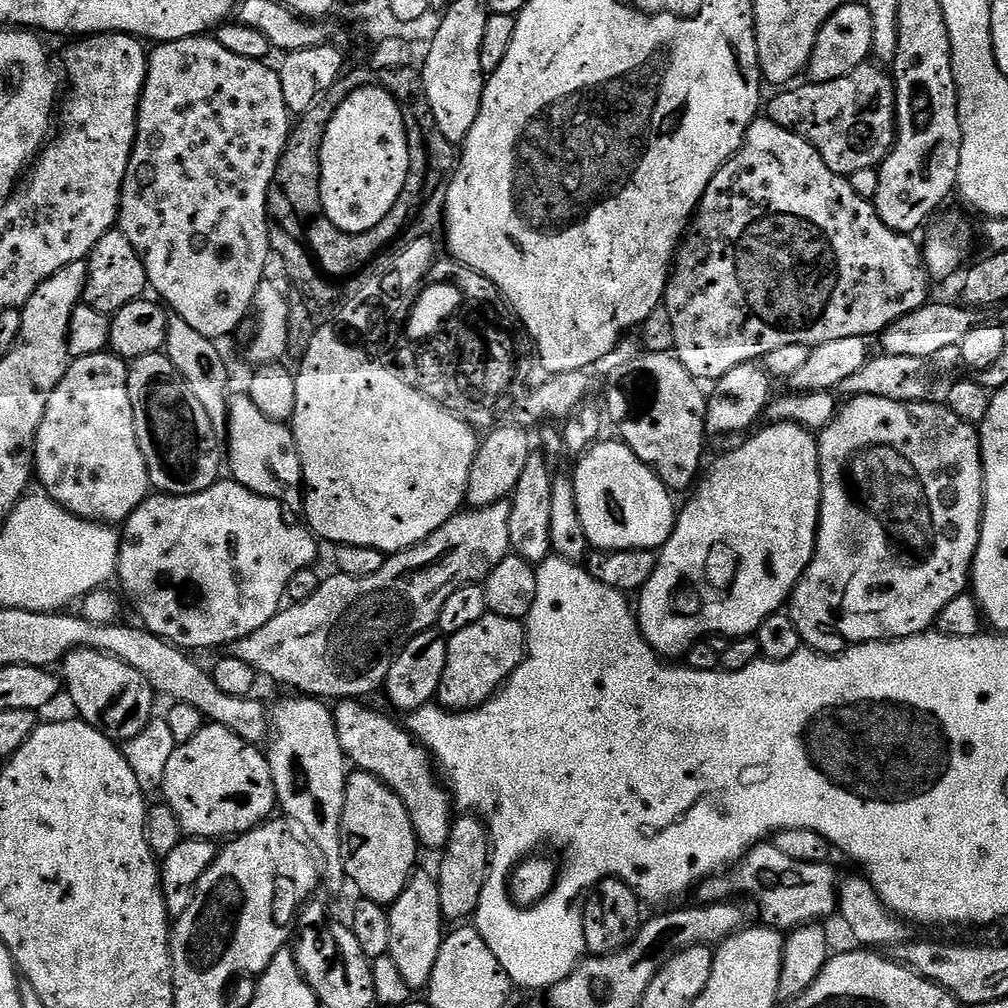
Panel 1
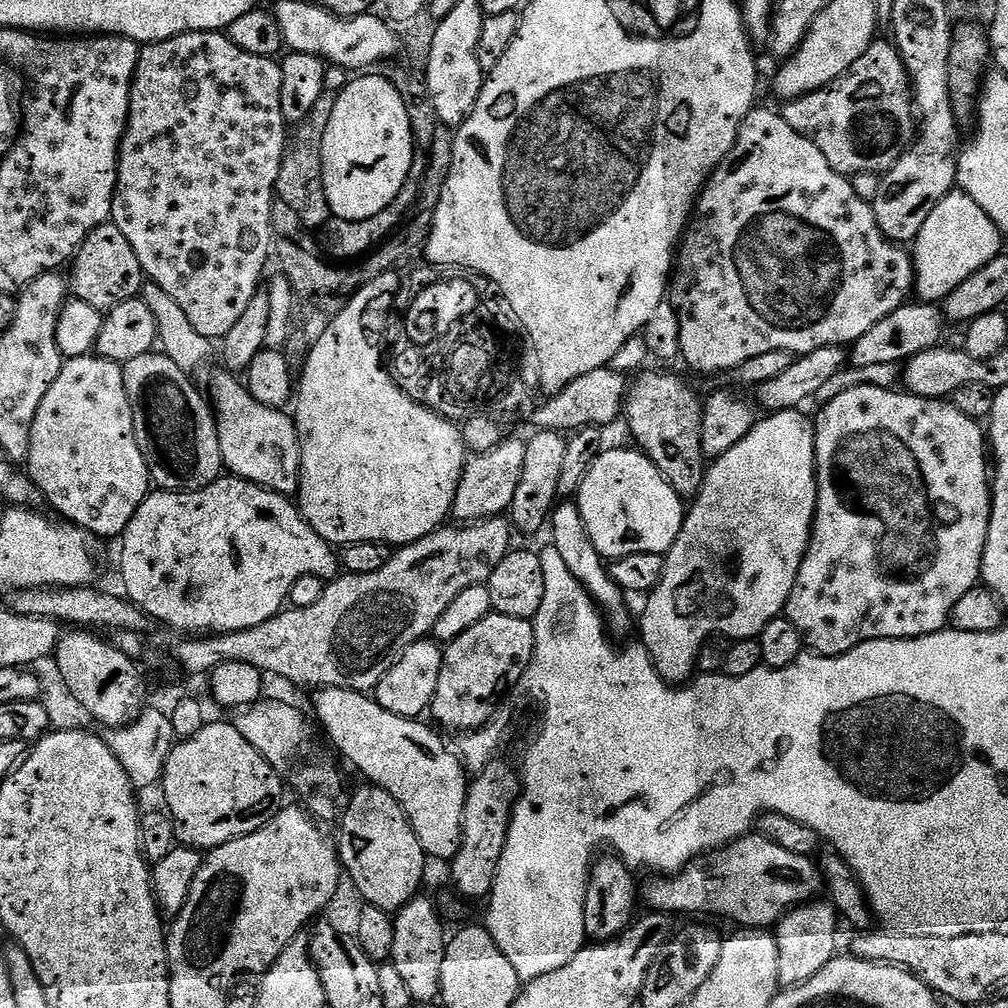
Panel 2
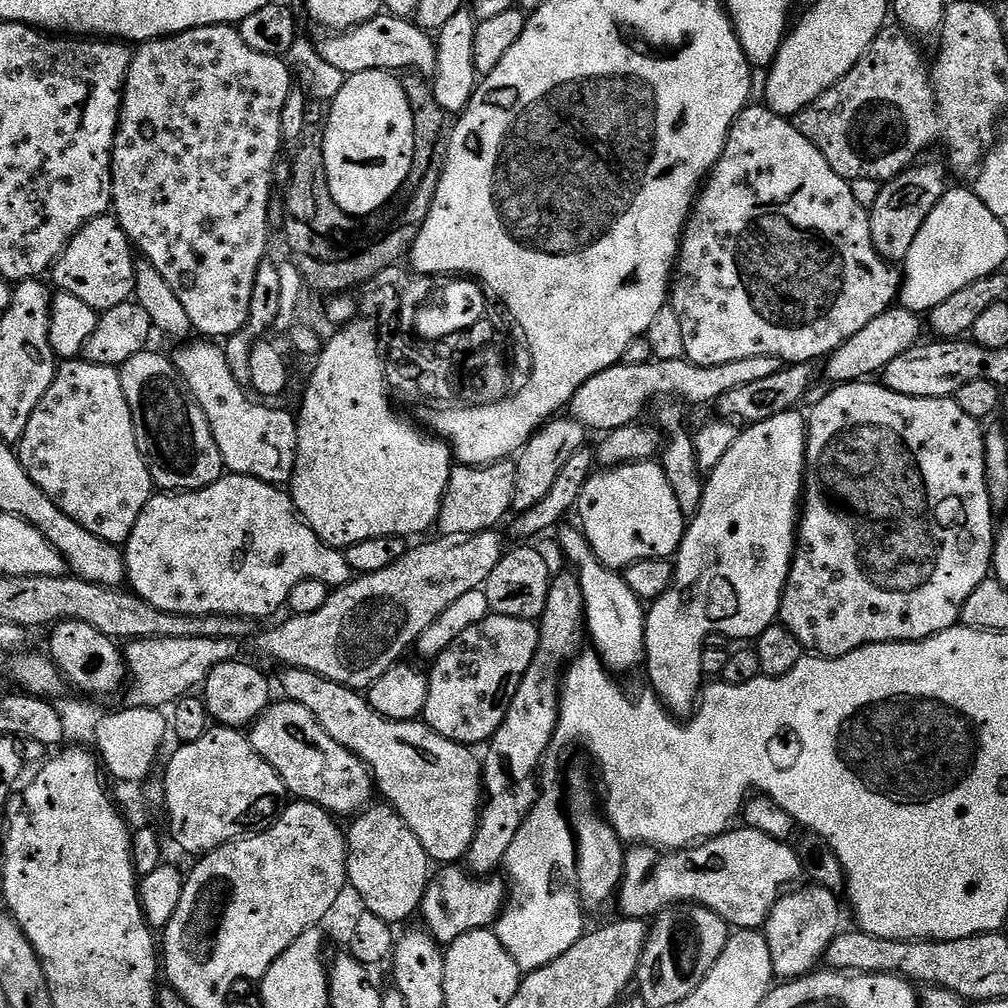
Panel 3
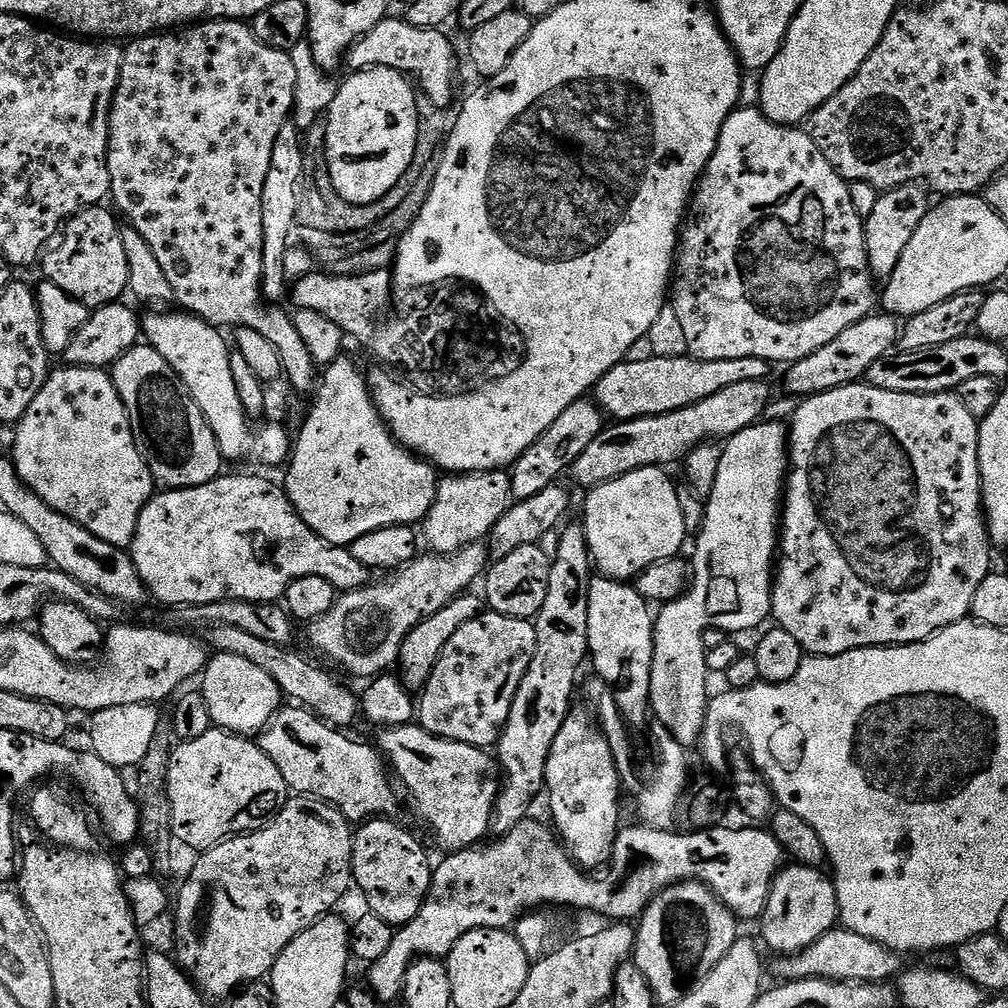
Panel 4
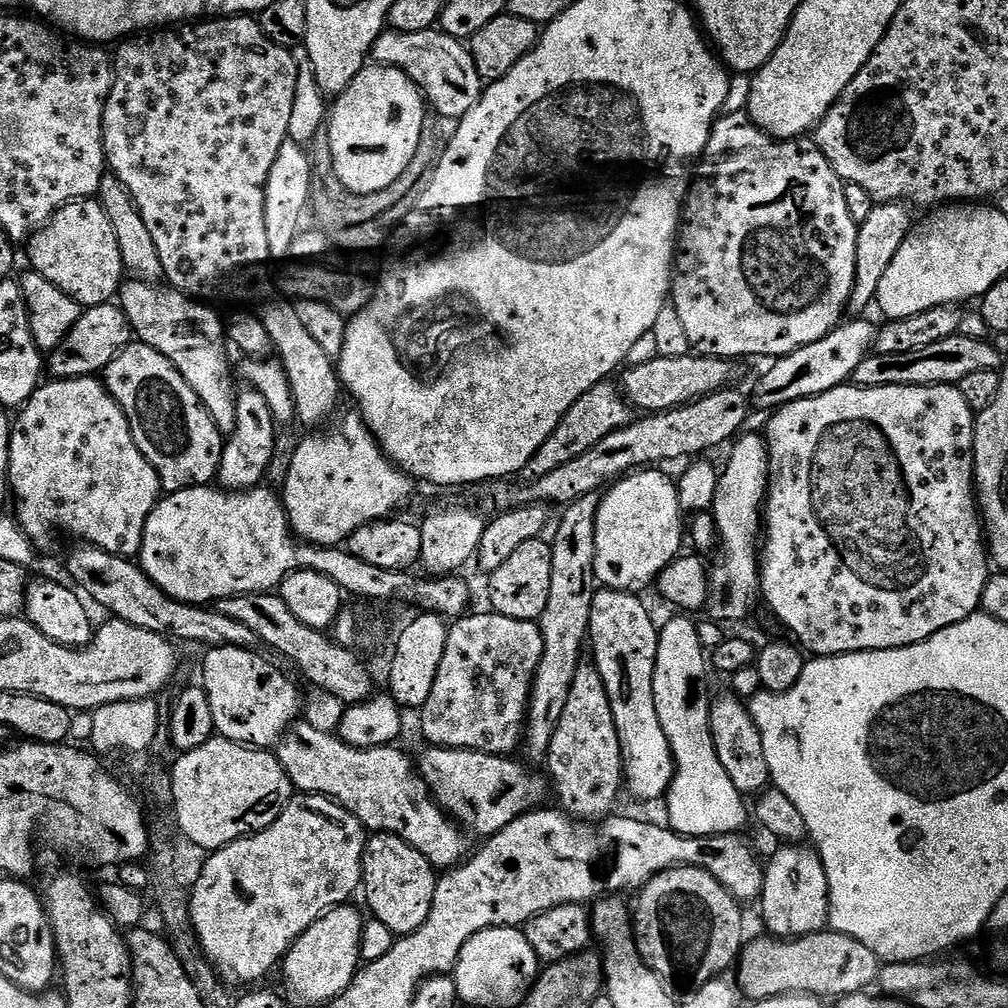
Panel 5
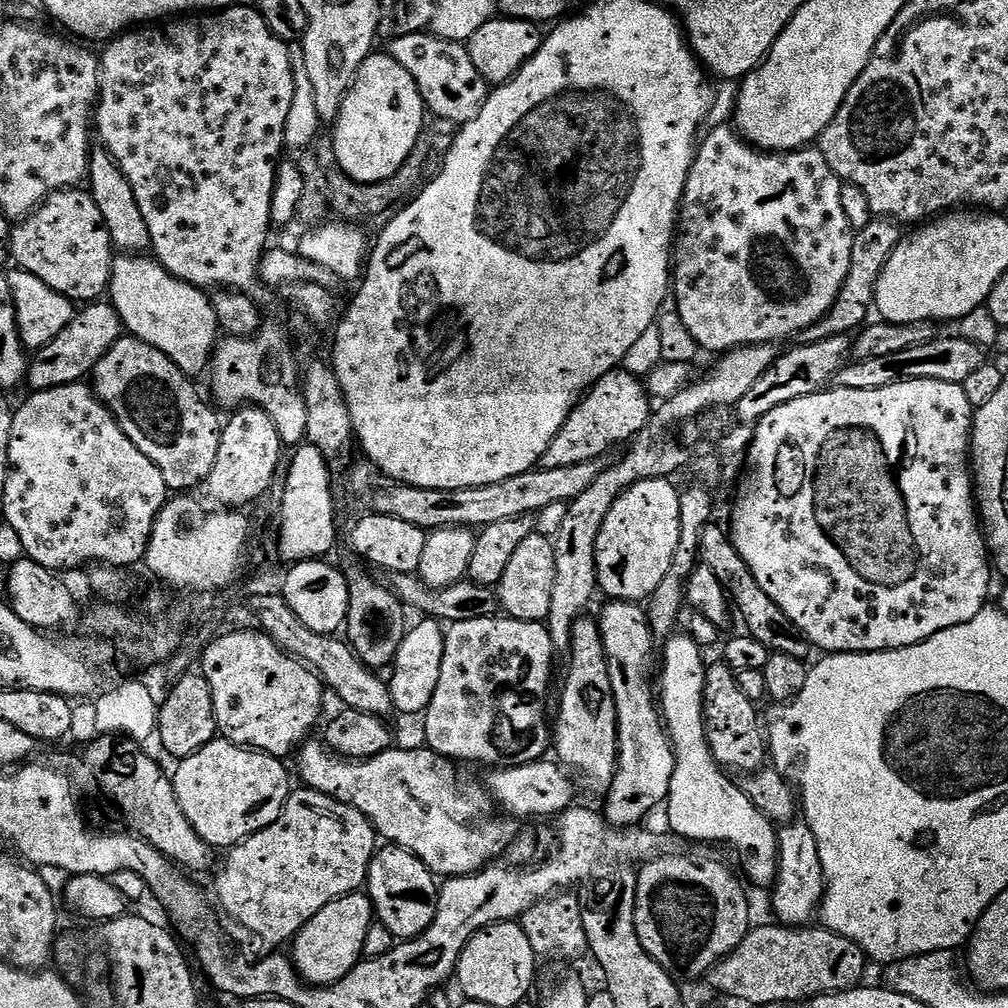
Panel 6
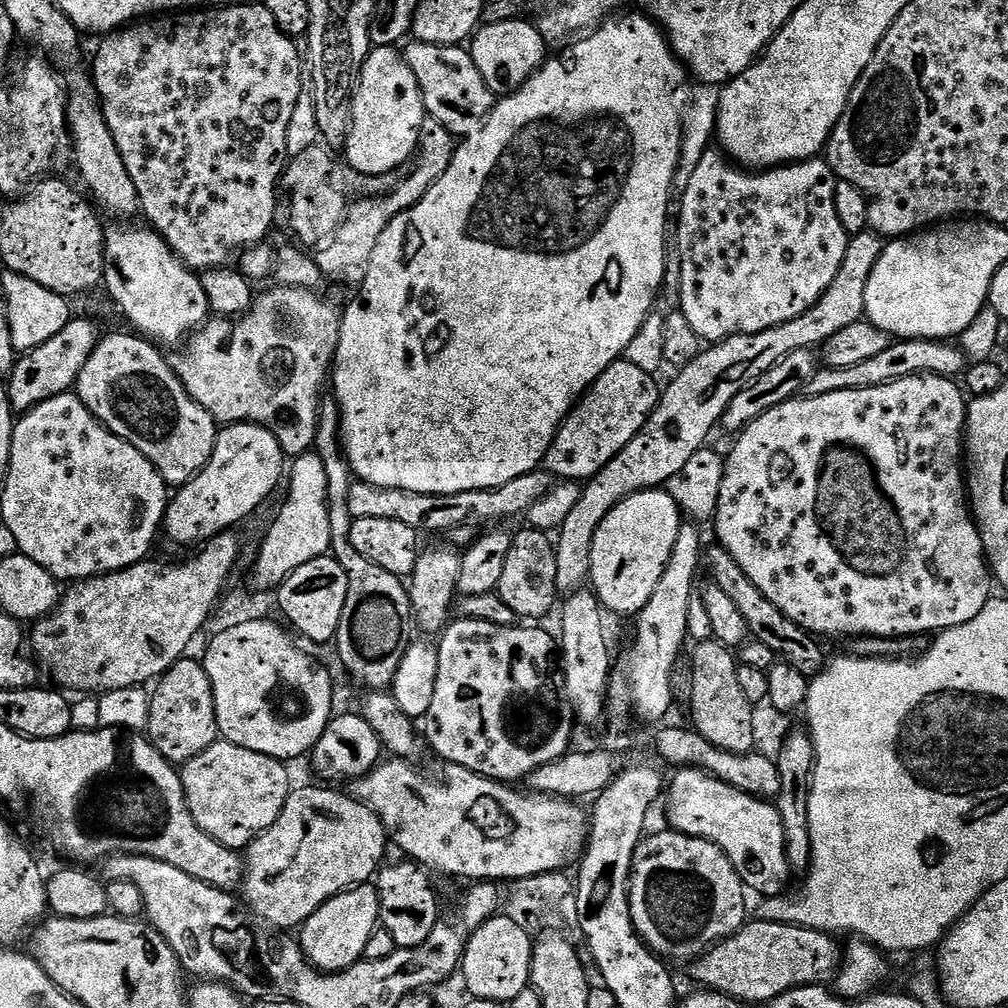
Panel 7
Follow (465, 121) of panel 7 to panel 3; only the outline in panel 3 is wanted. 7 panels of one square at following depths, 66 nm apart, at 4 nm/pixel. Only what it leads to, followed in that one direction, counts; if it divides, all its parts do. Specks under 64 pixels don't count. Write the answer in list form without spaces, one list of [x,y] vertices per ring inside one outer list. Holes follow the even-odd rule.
[[[381,14],[370,22],[362,22],[358,26],[343,32],[328,34],[324,41],[319,41],[320,56],[353,76],[366,70],[382,68],[385,70],[415,70],[421,74],[432,74],[436,70],[436,40],[411,19],[391,14]]]

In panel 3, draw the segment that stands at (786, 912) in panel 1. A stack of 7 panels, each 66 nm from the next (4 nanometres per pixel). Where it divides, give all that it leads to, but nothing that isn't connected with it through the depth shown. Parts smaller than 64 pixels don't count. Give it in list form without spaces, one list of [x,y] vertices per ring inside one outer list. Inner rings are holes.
[[[733,827],[720,836],[701,840],[686,848],[661,850],[651,846],[629,847],[624,857],[624,883],[620,885],[618,893],[618,905],[624,911],[621,913],[629,920],[647,921],[678,904],[694,903],[714,910],[714,914],[722,917],[733,929],[763,929],[780,897],[802,876],[800,853],[791,843],[770,838],[770,834],[762,834],[762,830],[739,827]]]

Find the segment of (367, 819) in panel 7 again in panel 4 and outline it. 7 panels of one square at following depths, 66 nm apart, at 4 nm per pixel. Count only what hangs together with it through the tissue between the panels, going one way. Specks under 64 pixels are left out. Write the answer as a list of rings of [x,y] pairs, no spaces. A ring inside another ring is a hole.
[[[293,795],[289,799],[288,805],[275,816],[264,828],[256,832],[249,832],[242,836],[233,836],[223,840],[218,846],[209,848],[206,852],[199,853],[199,860],[194,866],[193,873],[188,880],[179,885],[180,898],[174,902],[174,916],[176,912],[176,936],[180,939],[180,956],[178,963],[185,972],[188,973],[193,984],[202,989],[205,997],[224,996],[228,998],[233,995],[241,986],[248,986],[251,980],[260,980],[269,975],[278,962],[278,954],[302,934],[302,930],[310,927],[314,921],[319,920],[322,916],[327,916],[333,911],[332,908],[348,892],[348,887],[353,887],[352,879],[352,837],[354,835],[353,825],[342,815],[337,808],[331,804],[324,803],[323,800],[314,800],[310,796]]]

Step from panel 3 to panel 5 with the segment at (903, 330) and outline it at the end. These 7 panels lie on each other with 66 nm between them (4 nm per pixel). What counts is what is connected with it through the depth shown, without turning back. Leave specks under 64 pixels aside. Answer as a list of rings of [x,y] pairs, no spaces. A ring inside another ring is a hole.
[[[868,318],[845,319],[833,332],[826,334],[826,338],[818,338],[818,342],[810,346],[802,346],[790,354],[779,357],[773,363],[776,365],[753,386],[752,392],[750,391],[751,403],[757,408],[775,410],[790,402],[798,402],[811,396],[826,394],[835,388],[845,387],[852,380],[854,370],[858,370],[859,364],[873,351],[877,331],[877,325],[875,323],[872,325]]]

